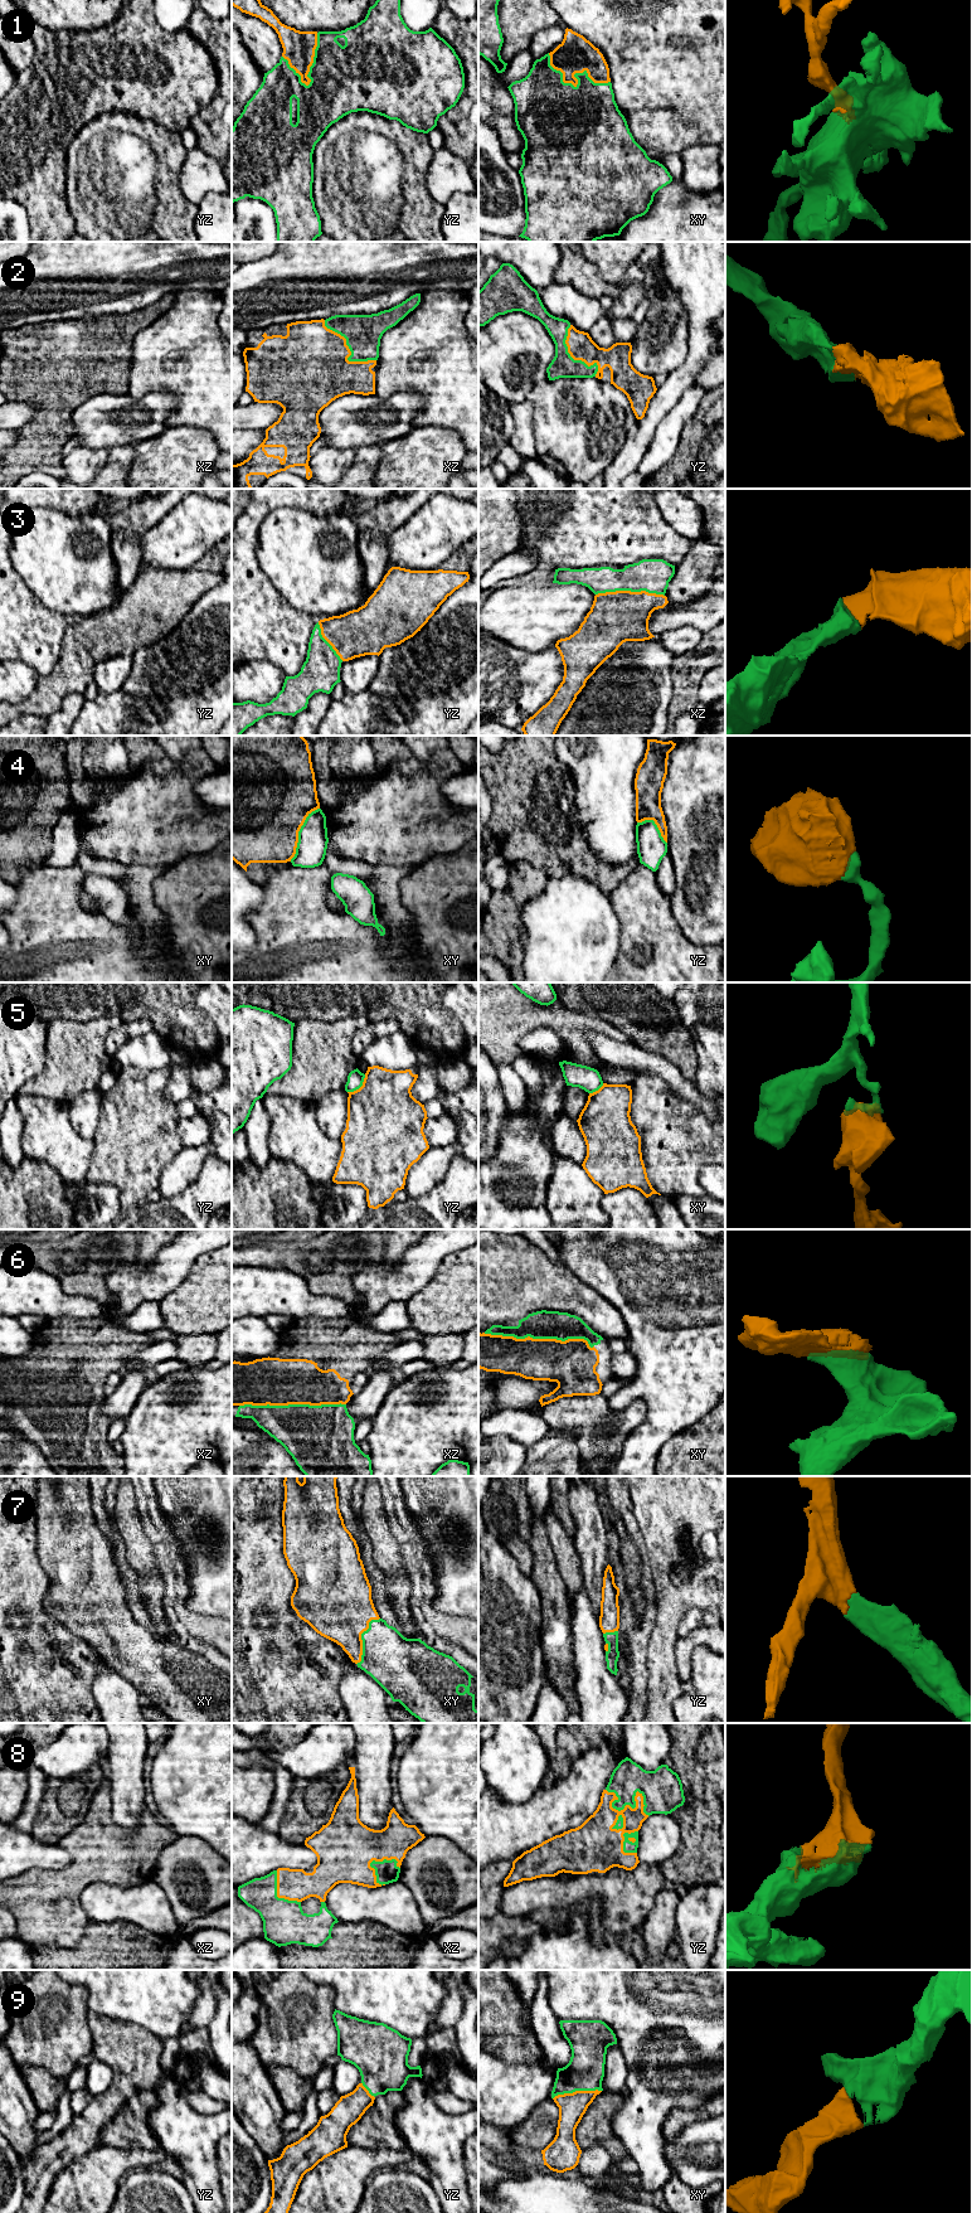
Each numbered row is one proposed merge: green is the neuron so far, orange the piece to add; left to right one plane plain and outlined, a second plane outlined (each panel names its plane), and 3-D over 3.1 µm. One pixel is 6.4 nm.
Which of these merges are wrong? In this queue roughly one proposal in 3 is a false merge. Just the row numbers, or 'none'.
4, 5

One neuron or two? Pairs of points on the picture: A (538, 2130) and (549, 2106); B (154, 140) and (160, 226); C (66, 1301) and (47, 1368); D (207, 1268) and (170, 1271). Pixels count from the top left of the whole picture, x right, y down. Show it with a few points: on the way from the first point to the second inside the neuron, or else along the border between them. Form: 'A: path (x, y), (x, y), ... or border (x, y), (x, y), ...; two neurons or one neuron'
A: path (542, 2124), (547, 2112); one neuron
B: path (168, 161), (168, 204); one neuron
C: border (91, 1318), (59, 1318), (45, 1323); two neurons
D: border (213, 1250), (203, 1253), (190, 1272), (171, 1291); two neurons

